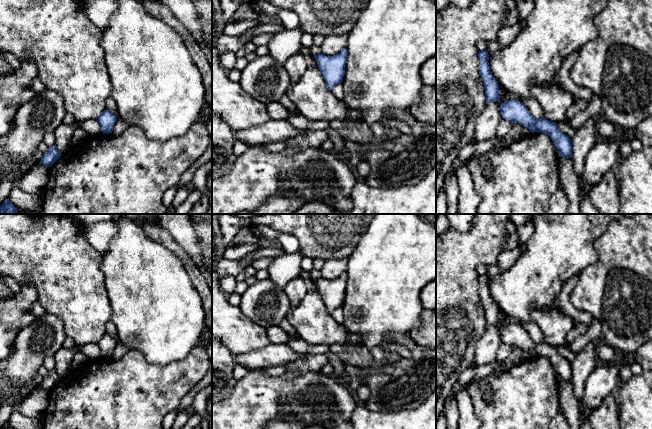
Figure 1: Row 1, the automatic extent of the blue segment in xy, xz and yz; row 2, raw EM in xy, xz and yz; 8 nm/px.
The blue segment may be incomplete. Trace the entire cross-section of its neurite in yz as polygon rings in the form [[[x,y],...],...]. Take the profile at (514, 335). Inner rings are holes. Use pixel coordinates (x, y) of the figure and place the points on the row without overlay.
[[[509,324],[499,331],[501,341],[511,347],[519,347],[528,352],[532,357],[542,356],[550,360],[560,381],[572,380],[573,371],[570,361],[560,355],[555,346],[545,342],[535,343],[528,332],[518,324]]]

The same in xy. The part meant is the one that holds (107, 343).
[[[105,333],[104,336],[98,342],[98,345],[101,349],[101,355],[103,358],[110,358],[113,355],[117,341],[110,336],[108,333]]]

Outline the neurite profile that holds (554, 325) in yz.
[[[541,308],[531,311],[532,321],[542,332],[544,342],[551,346],[565,346],[566,336],[574,327],[574,319],[555,308]]]

